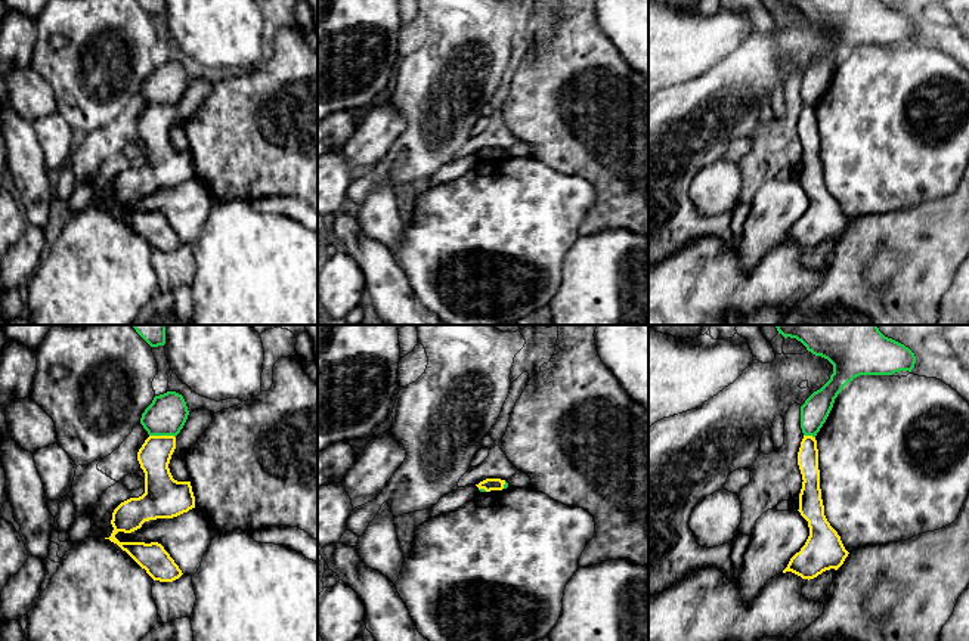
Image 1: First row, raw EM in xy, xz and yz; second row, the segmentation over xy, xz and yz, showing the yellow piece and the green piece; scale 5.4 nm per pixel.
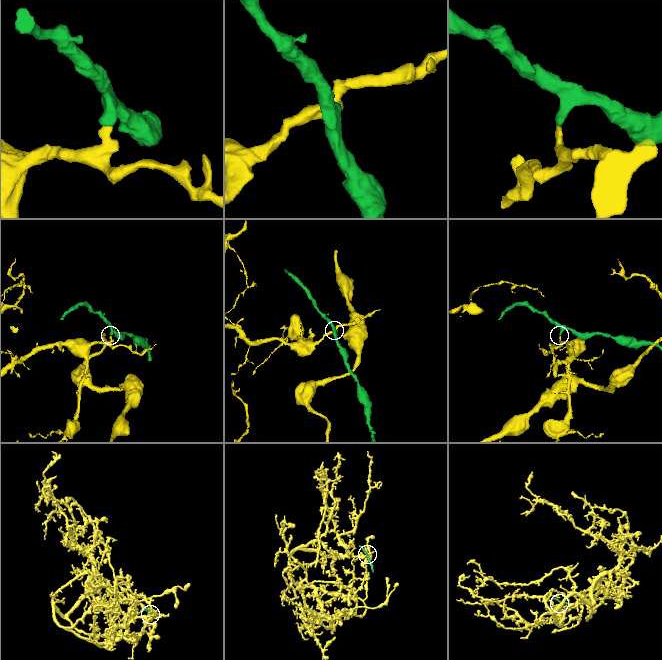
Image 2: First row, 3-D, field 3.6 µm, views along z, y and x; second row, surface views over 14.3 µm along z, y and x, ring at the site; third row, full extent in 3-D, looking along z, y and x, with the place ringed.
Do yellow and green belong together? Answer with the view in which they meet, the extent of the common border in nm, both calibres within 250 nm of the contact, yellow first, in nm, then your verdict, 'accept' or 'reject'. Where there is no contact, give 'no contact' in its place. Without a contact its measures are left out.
contact in xy; length 140 nm; calibres 180 and 220 nm; reject

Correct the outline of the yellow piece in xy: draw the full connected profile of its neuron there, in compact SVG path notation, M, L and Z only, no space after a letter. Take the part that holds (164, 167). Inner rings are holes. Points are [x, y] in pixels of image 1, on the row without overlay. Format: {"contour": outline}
{"contour": "M149 105L137 121L145 142L145 162L121 171L112 182L109 207L126 220L146 242L160 251L173 251L183 242L158 211L120 211L118 201L131 202L145 191L173 188L195 177L191 151L173 148L168 133L176 118L174 105Z"}

